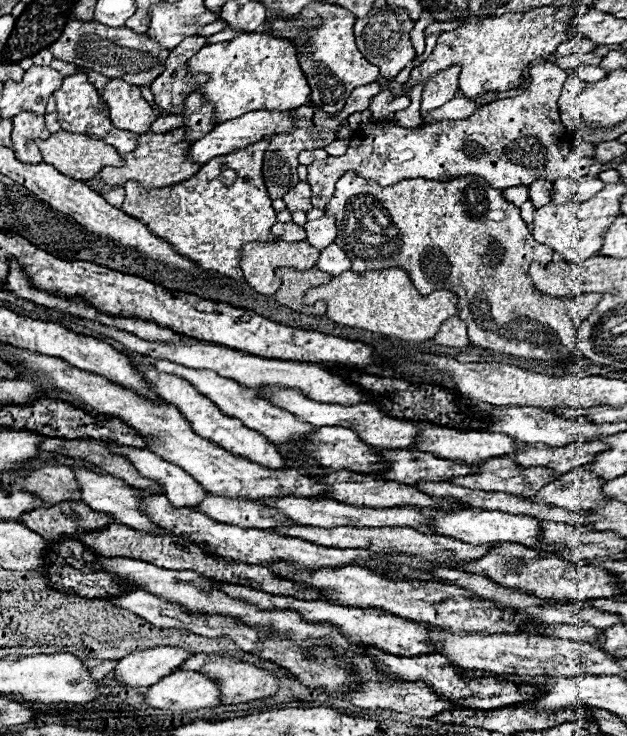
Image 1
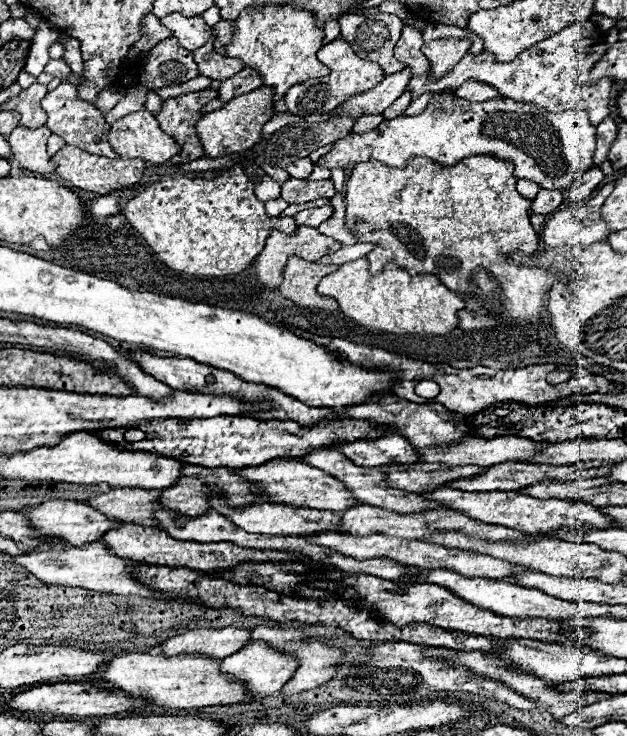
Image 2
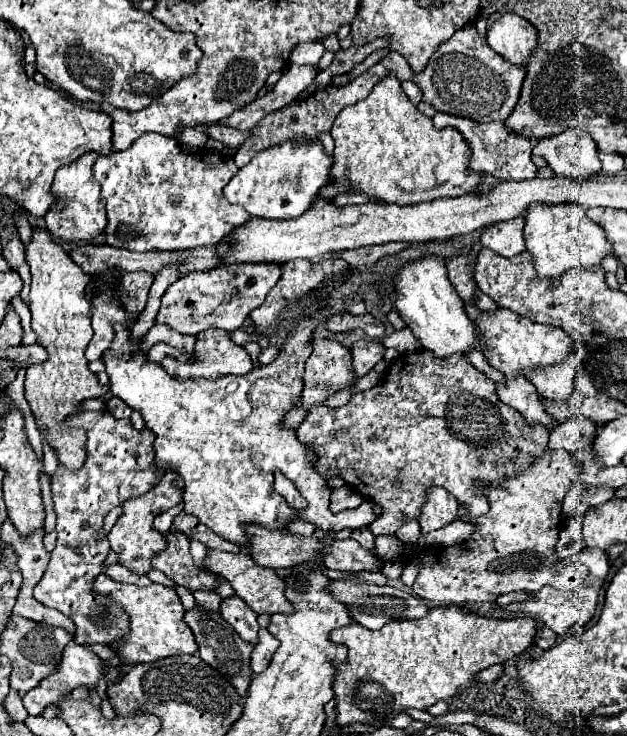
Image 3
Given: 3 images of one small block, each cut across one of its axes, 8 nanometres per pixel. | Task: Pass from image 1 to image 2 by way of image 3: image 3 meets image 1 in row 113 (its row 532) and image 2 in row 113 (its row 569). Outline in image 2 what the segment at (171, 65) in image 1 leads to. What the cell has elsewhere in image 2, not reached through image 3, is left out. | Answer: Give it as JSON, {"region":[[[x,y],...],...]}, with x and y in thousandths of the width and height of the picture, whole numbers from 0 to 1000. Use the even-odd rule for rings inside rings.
{"region":[[[319,122],[290,128],[284,133],[268,133],[258,139],[249,163],[255,166],[255,174],[284,190],[287,196],[287,220],[306,220],[322,215],[325,204],[319,198],[319,190],[313,185],[313,166],[322,160],[316,152],[329,139],[341,136],[348,130],[344,122]]]}

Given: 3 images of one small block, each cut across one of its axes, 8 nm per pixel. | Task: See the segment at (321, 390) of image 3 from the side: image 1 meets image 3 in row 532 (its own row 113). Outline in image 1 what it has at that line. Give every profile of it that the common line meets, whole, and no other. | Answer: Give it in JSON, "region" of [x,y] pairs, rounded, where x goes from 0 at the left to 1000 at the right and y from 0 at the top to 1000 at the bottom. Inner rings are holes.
{"region":[[[609,122],[606,128],[596,130],[590,149],[596,160],[612,160],[612,163],[625,163],[632,152],[648,149],[654,144],[654,133],[651,130],[638,130],[638,133],[625,133],[622,125]]]}

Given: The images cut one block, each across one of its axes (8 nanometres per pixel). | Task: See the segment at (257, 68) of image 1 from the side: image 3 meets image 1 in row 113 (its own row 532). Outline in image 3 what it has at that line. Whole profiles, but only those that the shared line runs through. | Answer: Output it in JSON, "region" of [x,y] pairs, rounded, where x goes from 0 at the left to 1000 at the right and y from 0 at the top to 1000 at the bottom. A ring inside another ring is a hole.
{"region":[[[485,435],[475,443],[469,443],[466,454],[456,462],[456,470],[450,473],[450,481],[434,492],[431,497],[415,497],[396,505],[392,511],[357,511],[351,516],[306,516],[290,519],[281,514],[271,514],[265,503],[255,495],[236,492],[233,481],[214,481],[217,467],[204,465],[207,448],[185,440],[185,459],[175,470],[175,476],[166,478],[166,495],[169,505],[175,511],[175,530],[182,538],[195,541],[207,554],[226,560],[233,579],[249,590],[246,611],[249,611],[249,630],[265,639],[278,639],[293,649],[297,668],[292,670],[293,696],[306,698],[332,715],[348,728],[380,739],[392,742],[399,739],[399,728],[392,726],[392,717],[408,712],[427,720],[459,720],[459,712],[469,704],[488,704],[488,709],[498,709],[510,720],[568,720],[590,715],[600,704],[593,696],[596,682],[581,679],[568,693],[552,693],[545,698],[530,698],[523,693],[523,677],[526,677],[526,660],[523,649],[514,649],[504,644],[504,628],[507,620],[501,611],[482,601],[475,601],[475,592],[469,584],[459,584],[453,579],[456,563],[475,549],[482,535],[482,508],[485,495],[491,484],[498,481],[494,470],[494,454],[501,448],[501,435]],[[437,639],[453,641],[459,652],[469,655],[475,668],[488,677],[491,688],[485,693],[469,693],[459,688],[459,682],[437,668]]]}

